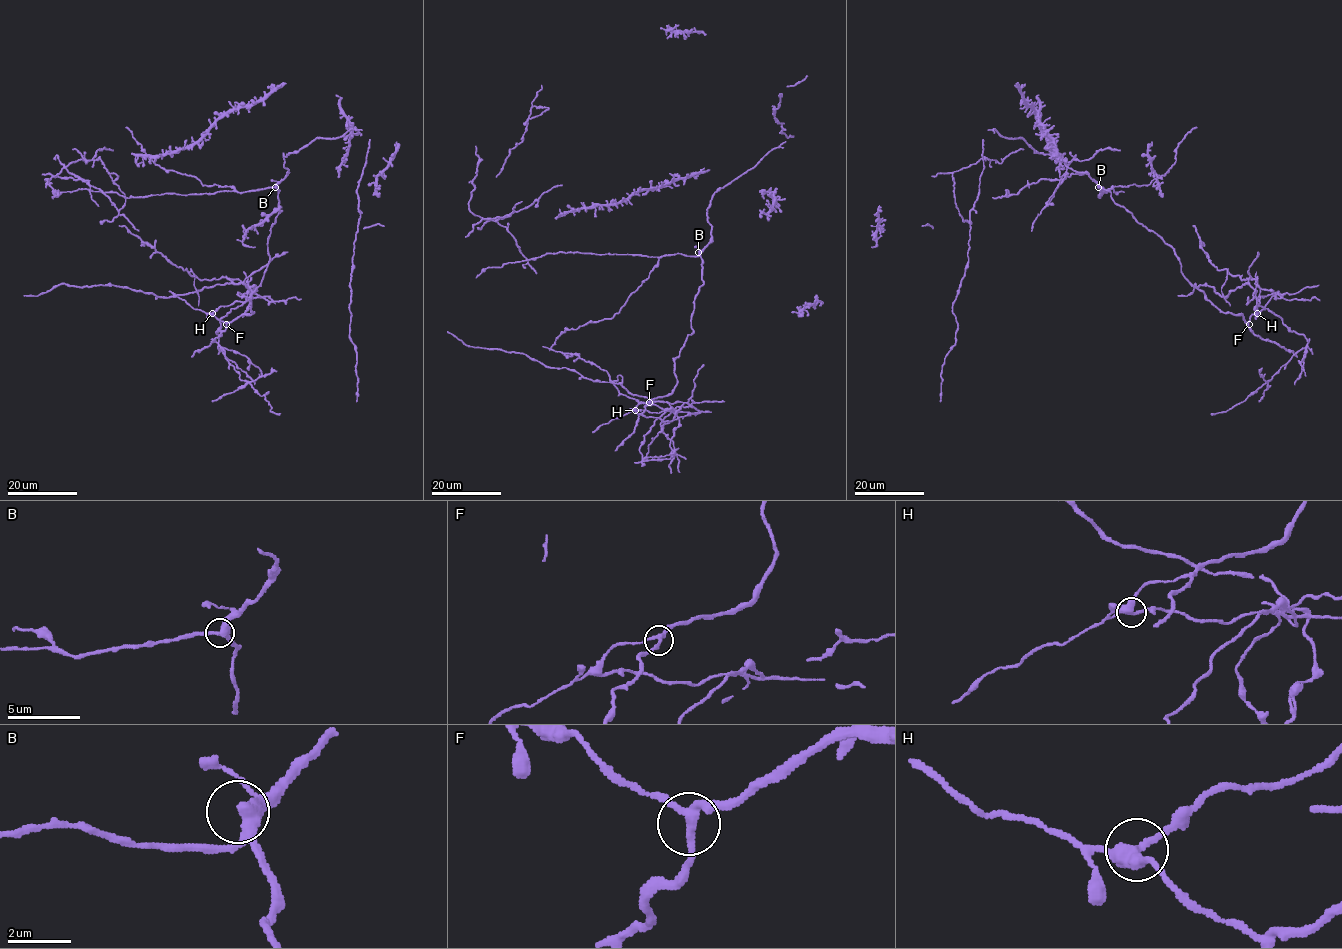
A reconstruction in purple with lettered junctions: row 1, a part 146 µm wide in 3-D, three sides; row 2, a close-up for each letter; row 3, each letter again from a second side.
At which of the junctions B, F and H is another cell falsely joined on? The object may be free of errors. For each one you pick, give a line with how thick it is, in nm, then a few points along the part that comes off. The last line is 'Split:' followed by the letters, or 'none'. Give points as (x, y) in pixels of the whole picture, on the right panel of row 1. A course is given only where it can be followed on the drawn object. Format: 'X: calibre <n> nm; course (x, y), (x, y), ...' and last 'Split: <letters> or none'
H: calibre 380 nm
Split: H

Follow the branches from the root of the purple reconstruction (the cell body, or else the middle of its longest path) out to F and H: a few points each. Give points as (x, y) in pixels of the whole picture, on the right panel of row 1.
F: (1104, 190), (1111, 193), (1116, 204), (1173, 249), (1181, 273), (1208, 300), (1223, 312), (1242, 314), (1249, 324)
H: (1104, 190), (1173, 249), (1181, 273), (1214, 305), (1223, 312), (1242, 314), (1247, 322), (1257, 313)

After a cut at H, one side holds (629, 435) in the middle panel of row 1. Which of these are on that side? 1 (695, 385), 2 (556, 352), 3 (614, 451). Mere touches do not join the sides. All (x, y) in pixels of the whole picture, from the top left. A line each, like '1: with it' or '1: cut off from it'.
1: cut off from it
2: cut off from it
3: with it

